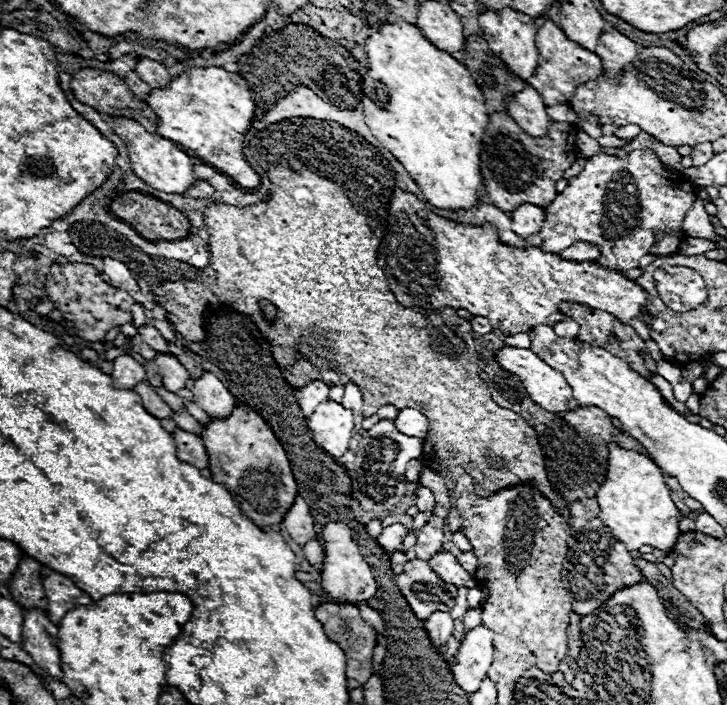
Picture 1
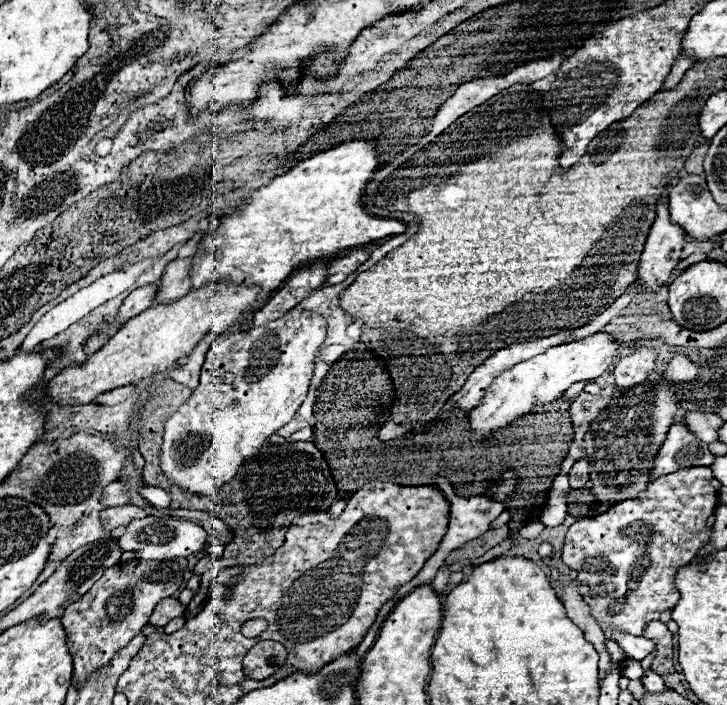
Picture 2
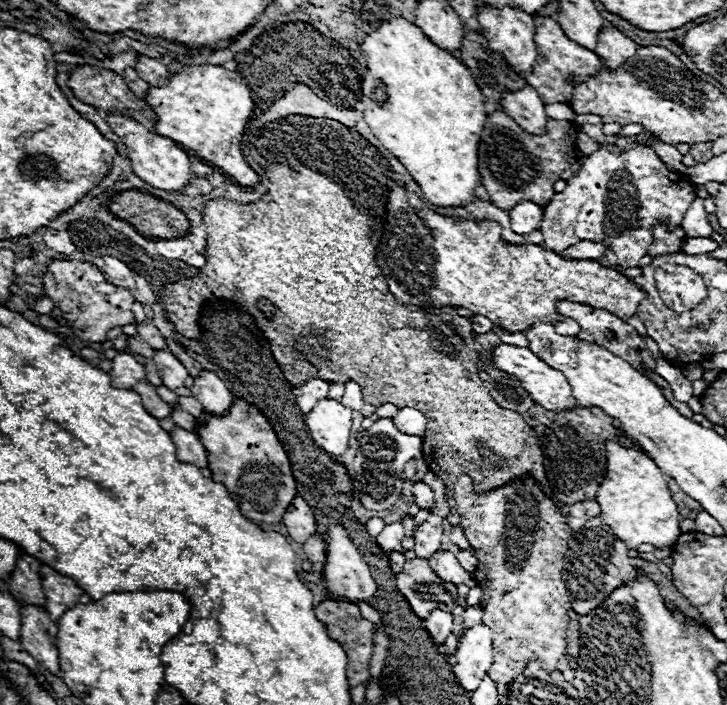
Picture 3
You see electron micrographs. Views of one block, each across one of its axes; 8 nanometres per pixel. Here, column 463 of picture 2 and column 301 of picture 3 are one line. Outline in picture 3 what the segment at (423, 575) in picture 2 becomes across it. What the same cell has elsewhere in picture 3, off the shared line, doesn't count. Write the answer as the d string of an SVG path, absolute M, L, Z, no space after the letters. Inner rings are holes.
M300 496L294 498L294 502L290 504L290 508L286 510L284 514L284 520L282 520L288 528L288 534L304 544L310 536L314 536L316 532L316 522L314 522L314 514L310 510L310 506L304 502Z

